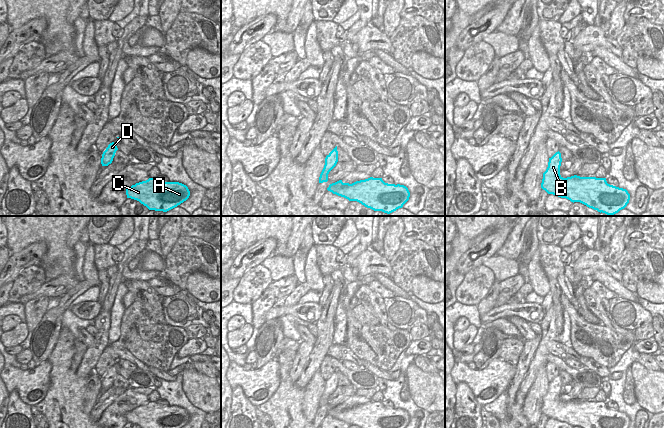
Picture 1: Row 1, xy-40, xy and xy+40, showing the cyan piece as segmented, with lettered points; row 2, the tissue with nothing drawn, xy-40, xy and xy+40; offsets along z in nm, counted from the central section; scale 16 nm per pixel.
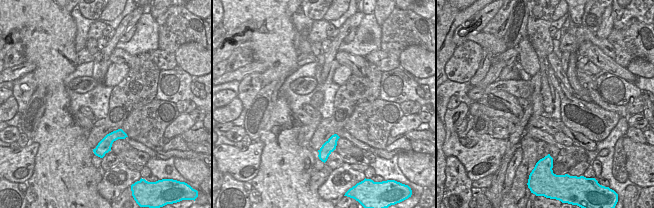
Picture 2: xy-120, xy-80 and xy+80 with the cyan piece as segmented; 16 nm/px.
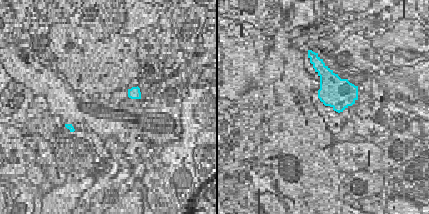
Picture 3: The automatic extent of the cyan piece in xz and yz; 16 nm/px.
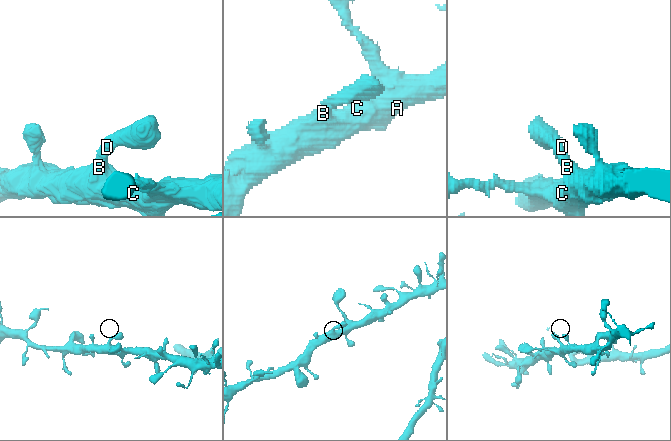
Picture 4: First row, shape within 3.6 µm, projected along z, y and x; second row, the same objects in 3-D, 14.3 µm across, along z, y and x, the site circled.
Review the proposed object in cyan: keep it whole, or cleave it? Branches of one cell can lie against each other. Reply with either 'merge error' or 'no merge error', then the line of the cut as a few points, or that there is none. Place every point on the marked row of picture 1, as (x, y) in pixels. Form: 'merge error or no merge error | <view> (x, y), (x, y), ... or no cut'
no merge error | no cut

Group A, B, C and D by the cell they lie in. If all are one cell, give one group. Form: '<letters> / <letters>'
A B C D

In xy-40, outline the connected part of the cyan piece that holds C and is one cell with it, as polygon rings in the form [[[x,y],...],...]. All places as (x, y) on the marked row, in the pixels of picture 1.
[[[149,178],[127,188],[126,195],[149,210],[167,212],[186,201],[190,191],[179,182],[160,182],[156,178]]]

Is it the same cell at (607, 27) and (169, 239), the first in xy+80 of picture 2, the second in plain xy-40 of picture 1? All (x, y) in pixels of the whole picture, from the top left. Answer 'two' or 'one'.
one

